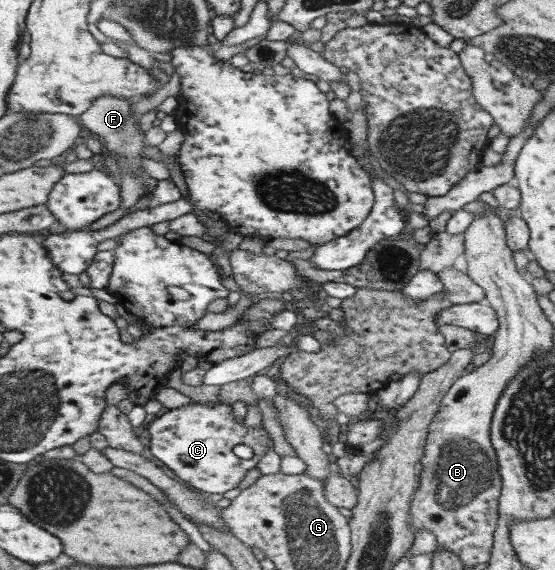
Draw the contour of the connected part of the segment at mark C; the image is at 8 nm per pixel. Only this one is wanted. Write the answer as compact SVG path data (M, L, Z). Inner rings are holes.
M220 400L205 404L192 402L169 410L155 419L148 430L151 454L193 490L209 494L224 494L228 490L238 489L248 470L256 468L262 456L266 456L266 452L274 446L274 440L270 438L270 432L266 428L248 427L244 419L238 422L230 405ZM240 443L252 448L252 458L242 459L234 454L234 446Z

